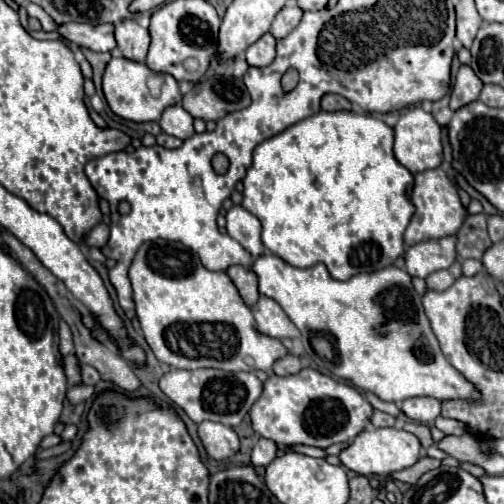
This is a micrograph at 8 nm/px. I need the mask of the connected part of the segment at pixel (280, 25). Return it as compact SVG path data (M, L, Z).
M290 2L274 18L274 22L270 26L270 34L274 38L284 38L284 36L288 36L300 24L300 20L302 20L302 10L296 4Z

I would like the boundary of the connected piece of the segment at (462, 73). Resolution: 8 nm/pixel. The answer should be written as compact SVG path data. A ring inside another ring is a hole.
M460 66L452 94L450 94L450 110L458 110L458 108L466 106L468 102L478 100L482 86L484 86L482 80L474 74L474 70L470 66Z

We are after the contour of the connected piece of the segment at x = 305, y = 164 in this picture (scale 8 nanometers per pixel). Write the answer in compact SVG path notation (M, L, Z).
M322 110L314 116L300 120L298 124L290 126L288 130L264 140L262 144L258 144L254 150L252 168L248 170L248 174L244 178L244 202L242 202L242 206L262 222L264 246L272 254L280 256L282 260L286 260L288 264L292 264L296 268L308 268L308 266L322 262L322 264L326 264L326 268L330 270L330 274L336 280L348 280L360 272L380 270L380 268L390 266L398 256L404 254L404 238L402 236L404 236L404 230L406 230L412 214L414 214L414 206L412 206L412 200L408 194L410 186L414 182L414 176L396 160L392 144L394 144L394 130L386 122L382 122L380 118L374 118L370 114L356 114L352 110L342 110L342 112L324 112Z

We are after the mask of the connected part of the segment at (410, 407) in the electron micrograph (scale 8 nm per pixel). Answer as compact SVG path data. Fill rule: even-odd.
M408 398L402 402L402 412L410 420L428 424L440 416L440 402L436 398Z

